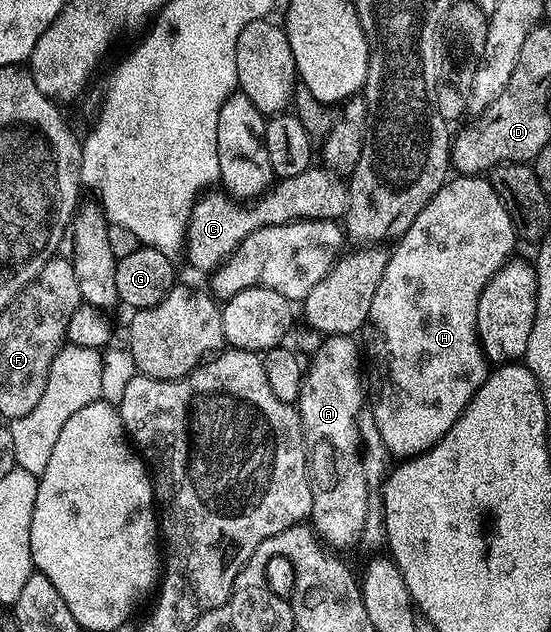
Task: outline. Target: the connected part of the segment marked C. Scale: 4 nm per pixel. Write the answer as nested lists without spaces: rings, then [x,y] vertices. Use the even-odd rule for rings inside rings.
[[[313,164],[301,172],[301,176],[278,179],[274,185],[250,200],[240,200],[219,188],[208,189],[195,199],[195,207],[187,221],[185,255],[188,264],[195,270],[215,272],[239,247],[241,240],[245,240],[245,236],[261,228],[312,218],[342,219],[346,215],[351,192],[348,183],[339,178],[342,177],[335,170]]]

